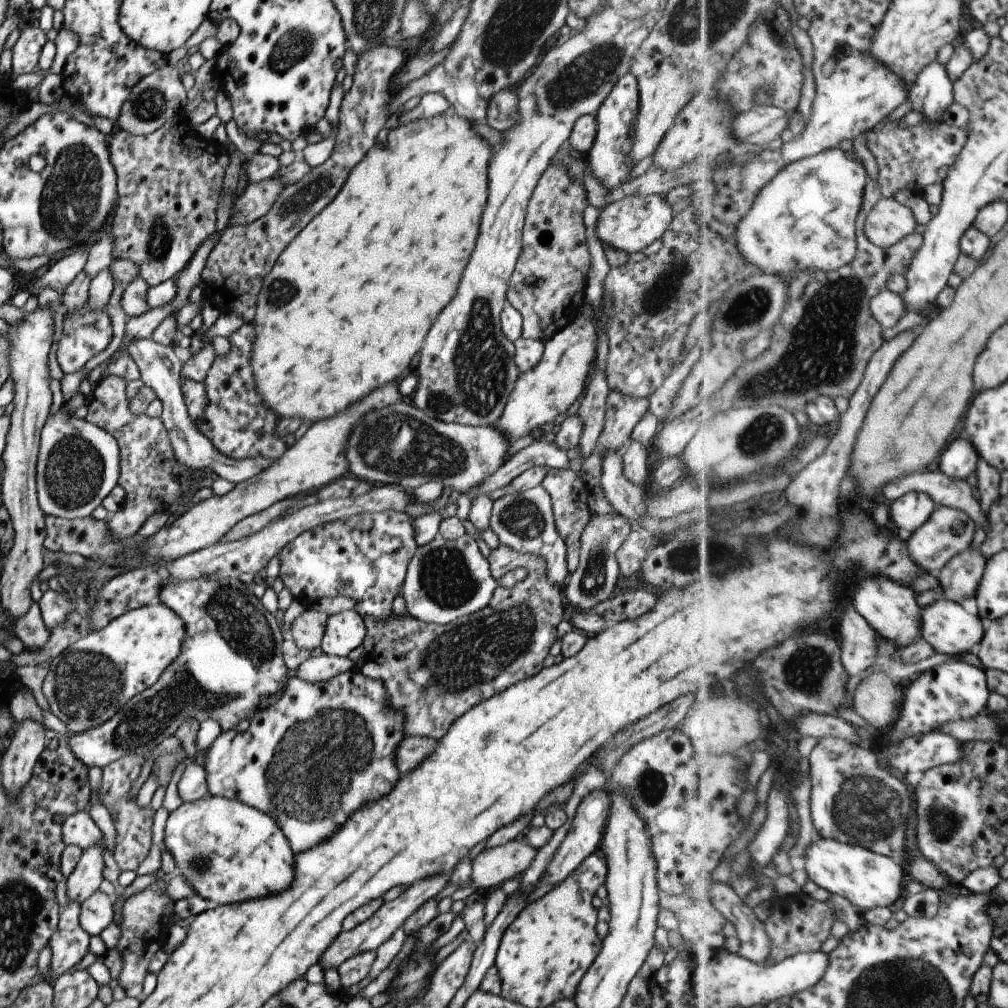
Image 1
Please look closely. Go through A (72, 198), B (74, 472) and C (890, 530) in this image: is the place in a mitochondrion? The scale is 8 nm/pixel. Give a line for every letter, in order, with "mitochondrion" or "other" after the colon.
A: mitochondrion
B: mitochondrion
C: other

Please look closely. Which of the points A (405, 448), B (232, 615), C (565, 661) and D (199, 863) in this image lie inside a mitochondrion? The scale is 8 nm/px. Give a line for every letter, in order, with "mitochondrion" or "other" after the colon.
A: mitochondrion
B: mitochondrion
C: other
D: mitochondrion

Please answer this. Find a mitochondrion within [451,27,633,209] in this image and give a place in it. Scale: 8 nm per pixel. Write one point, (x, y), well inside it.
(584, 76)

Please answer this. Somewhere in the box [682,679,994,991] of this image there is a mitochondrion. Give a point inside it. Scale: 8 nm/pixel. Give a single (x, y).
(866, 809)

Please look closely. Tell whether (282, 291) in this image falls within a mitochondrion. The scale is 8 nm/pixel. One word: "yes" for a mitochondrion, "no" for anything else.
yes

